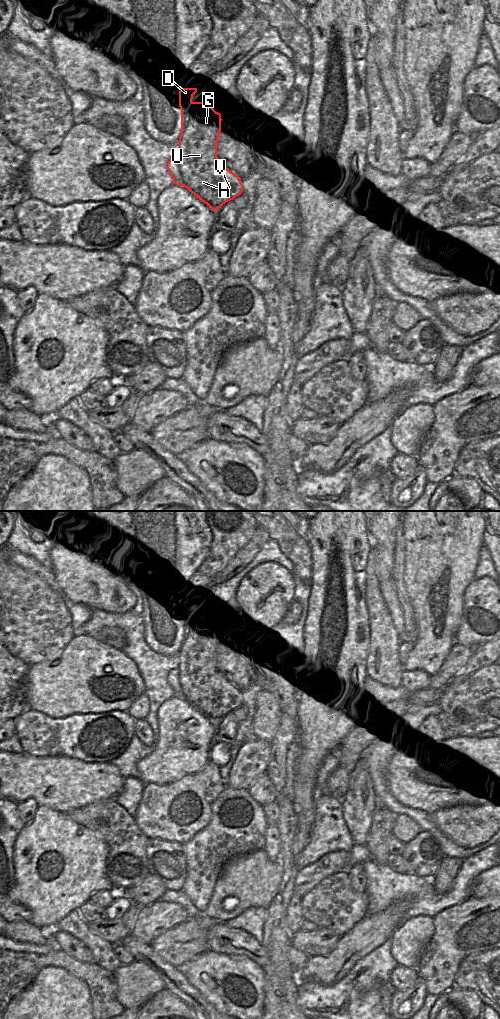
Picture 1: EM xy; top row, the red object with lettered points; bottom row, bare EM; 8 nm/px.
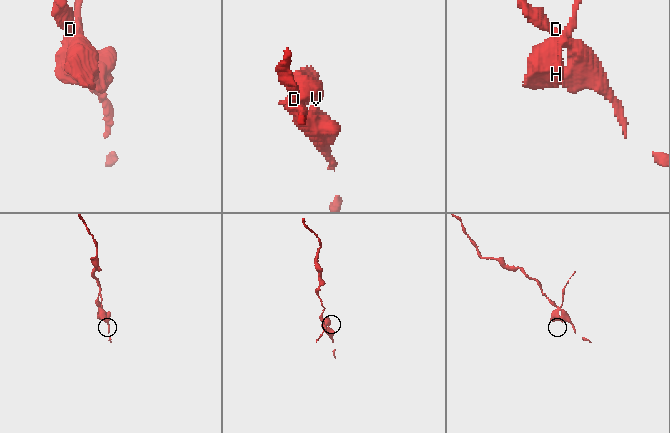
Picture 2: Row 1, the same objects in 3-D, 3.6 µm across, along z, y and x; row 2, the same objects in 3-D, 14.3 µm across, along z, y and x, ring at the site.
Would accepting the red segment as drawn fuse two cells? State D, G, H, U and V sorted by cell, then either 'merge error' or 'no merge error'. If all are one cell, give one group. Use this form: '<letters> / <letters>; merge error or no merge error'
D / G H U V; merge error

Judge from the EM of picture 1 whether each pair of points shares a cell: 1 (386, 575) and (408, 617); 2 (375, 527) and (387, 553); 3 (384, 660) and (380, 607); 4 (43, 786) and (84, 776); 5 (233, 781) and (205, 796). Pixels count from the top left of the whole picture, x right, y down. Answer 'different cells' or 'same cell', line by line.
1: different cells
2: same cell
3: same cell
4: same cell
5: different cells

